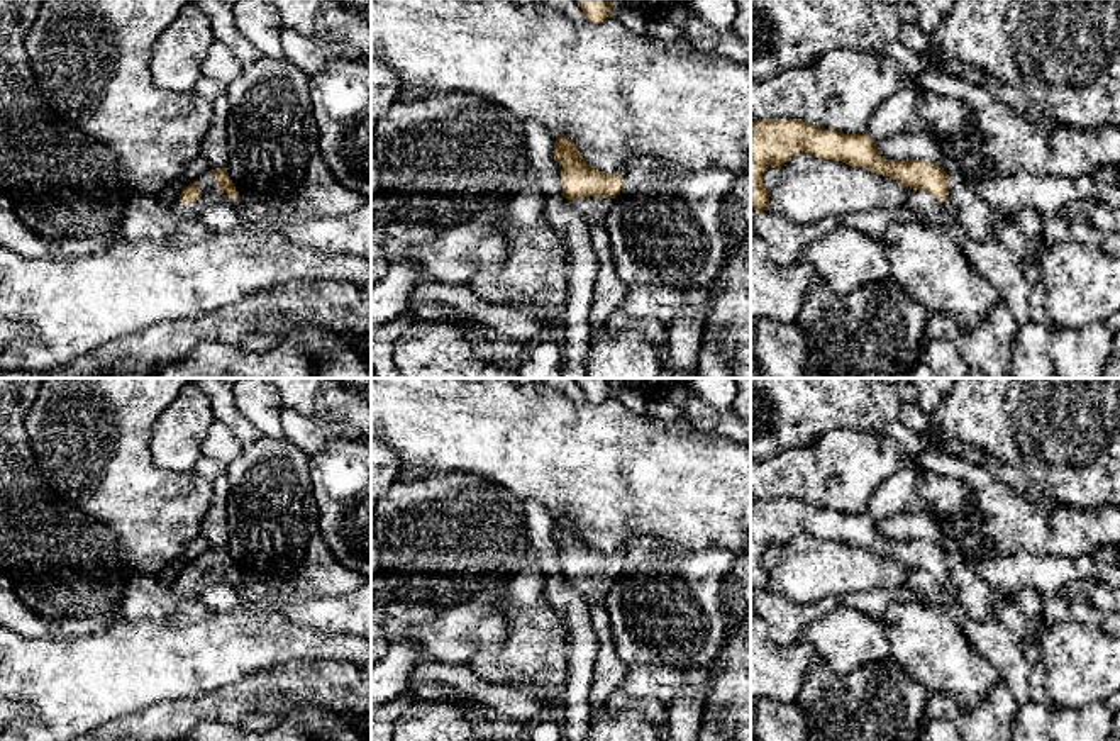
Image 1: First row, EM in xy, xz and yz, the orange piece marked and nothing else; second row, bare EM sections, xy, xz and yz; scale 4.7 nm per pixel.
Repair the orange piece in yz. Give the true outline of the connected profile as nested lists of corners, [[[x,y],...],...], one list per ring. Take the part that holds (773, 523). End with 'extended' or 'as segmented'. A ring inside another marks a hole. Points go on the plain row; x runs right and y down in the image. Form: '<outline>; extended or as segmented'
[[[798,499],[751,502],[751,590],[769,588],[771,570],[762,566],[764,551],[769,546],[781,548],[800,532],[842,541],[929,571],[951,587],[956,600],[978,622],[998,621],[1000,607],[1005,602],[1015,604],[1015,595],[1005,597],[990,587],[959,553],[949,556],[940,544],[925,539],[886,539],[868,512],[844,514]]]; extended

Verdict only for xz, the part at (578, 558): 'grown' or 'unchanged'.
grown

